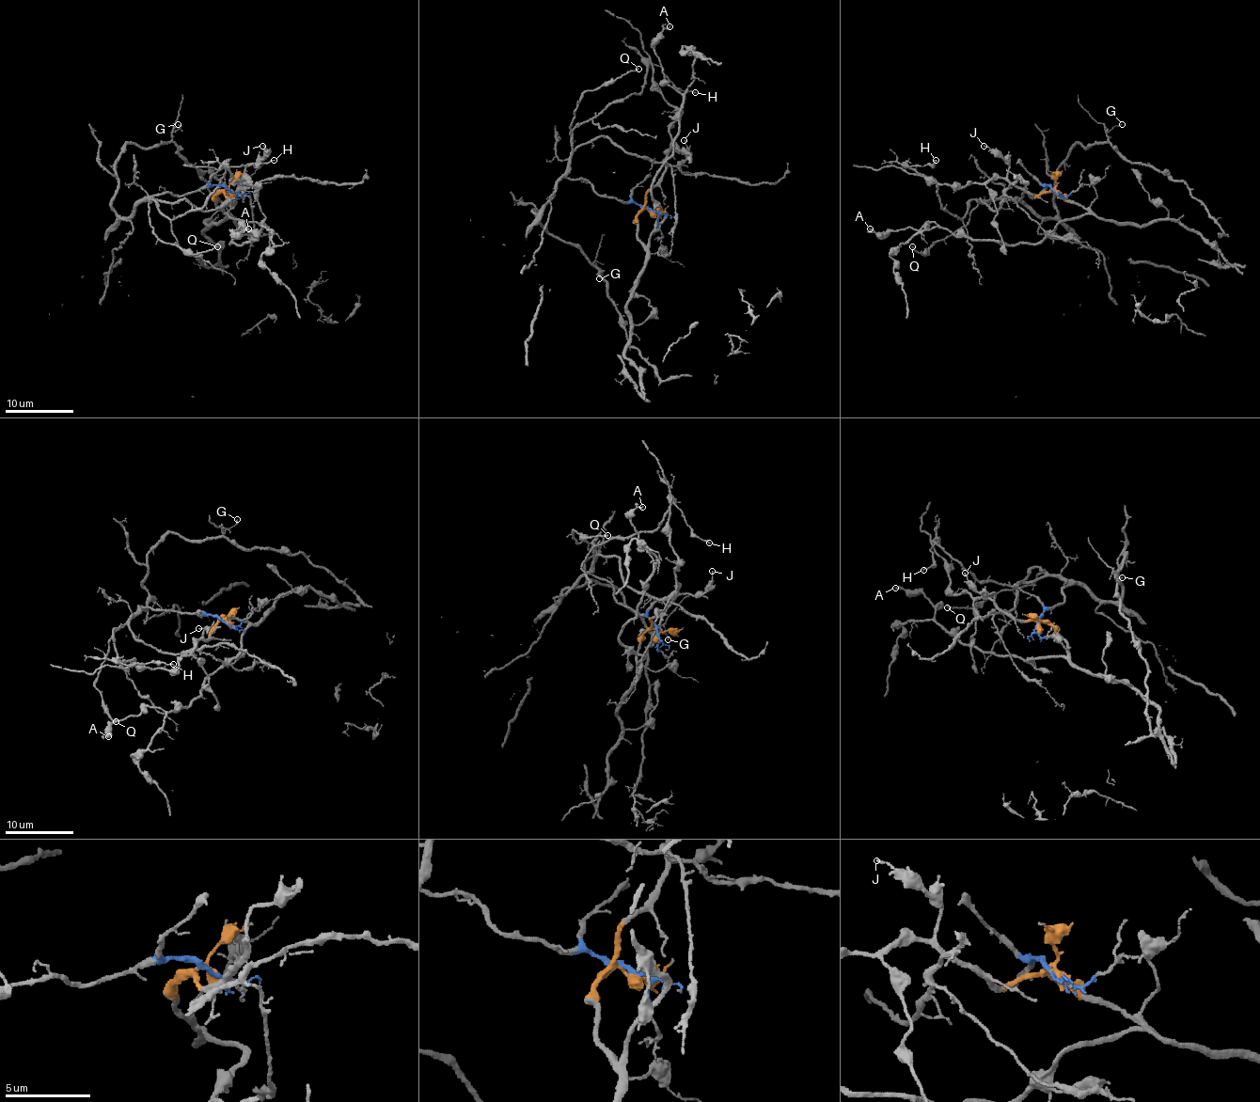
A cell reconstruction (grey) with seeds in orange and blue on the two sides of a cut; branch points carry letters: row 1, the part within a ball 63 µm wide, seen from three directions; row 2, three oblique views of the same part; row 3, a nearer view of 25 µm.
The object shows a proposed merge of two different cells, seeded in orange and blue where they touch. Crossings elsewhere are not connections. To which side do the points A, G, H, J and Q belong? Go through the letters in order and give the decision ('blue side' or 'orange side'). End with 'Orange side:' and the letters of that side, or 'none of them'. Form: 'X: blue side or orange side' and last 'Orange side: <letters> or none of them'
A: orange side
G: blue side
H: blue side
J: orange side
Q: blue side
Orange side: A, J

